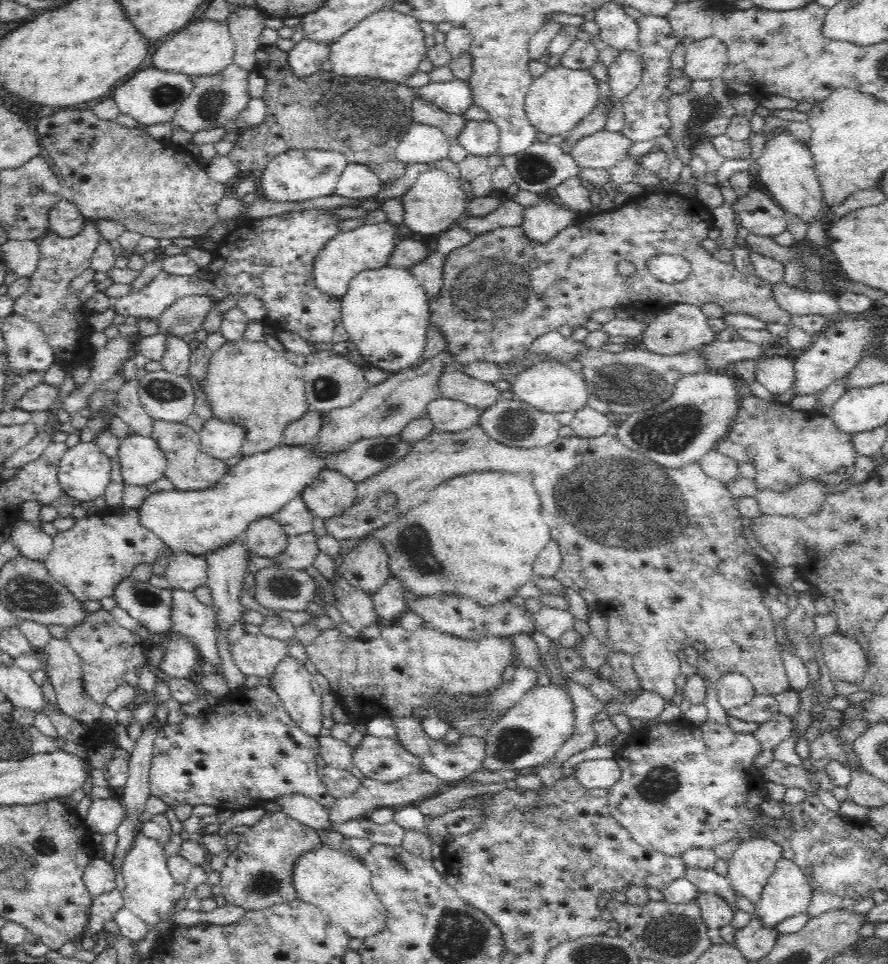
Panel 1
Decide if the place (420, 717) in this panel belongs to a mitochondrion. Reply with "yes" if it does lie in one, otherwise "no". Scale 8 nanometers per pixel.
no

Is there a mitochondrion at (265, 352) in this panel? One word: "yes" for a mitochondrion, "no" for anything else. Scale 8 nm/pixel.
no

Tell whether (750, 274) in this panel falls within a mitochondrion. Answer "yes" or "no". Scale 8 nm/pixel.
no

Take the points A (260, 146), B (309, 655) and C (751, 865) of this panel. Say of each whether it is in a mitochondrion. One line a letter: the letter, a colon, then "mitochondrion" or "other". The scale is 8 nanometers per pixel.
A: other
B: other
C: other

